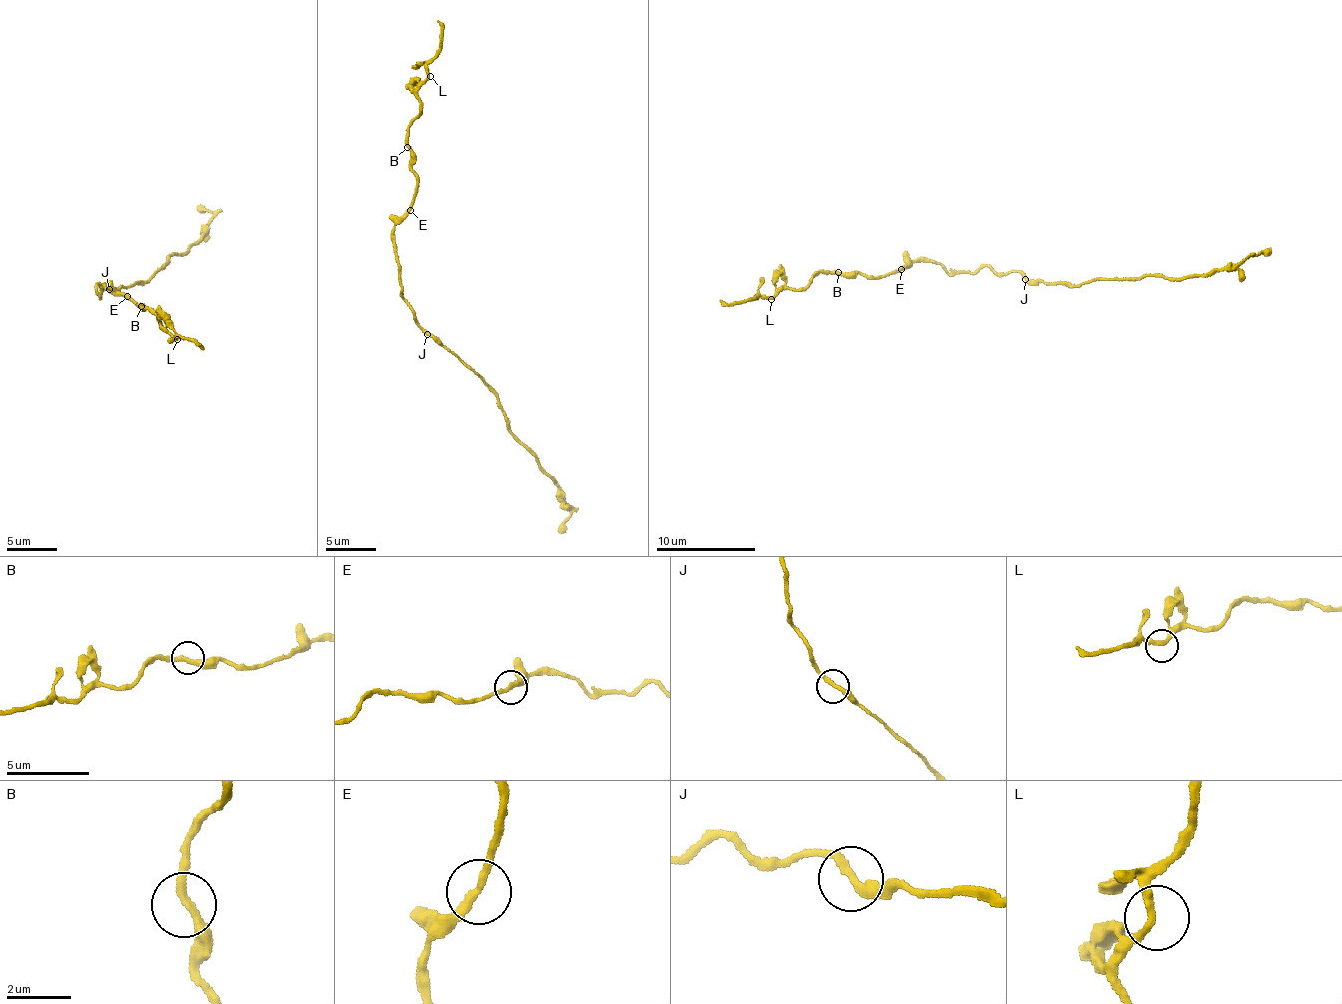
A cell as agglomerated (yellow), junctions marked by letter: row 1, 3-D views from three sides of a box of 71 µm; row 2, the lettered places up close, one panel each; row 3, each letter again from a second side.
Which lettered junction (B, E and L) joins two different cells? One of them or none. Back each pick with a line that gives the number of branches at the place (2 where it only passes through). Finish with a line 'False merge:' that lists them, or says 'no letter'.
False merge: no letter

